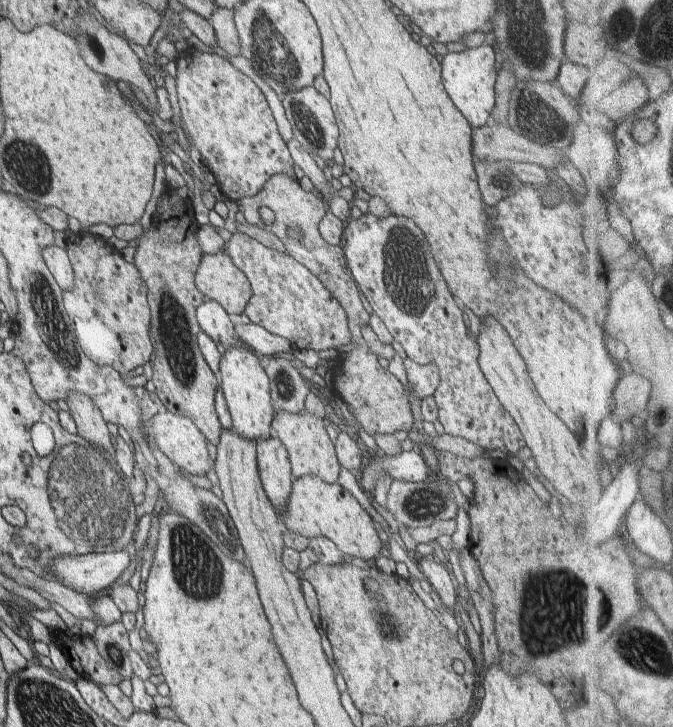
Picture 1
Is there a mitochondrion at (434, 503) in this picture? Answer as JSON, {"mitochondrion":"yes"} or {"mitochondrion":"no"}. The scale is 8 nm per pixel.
{"mitochondrion":"yes"}

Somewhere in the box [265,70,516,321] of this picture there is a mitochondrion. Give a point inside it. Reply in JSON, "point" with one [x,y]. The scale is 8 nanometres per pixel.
{"point":[405,278]}

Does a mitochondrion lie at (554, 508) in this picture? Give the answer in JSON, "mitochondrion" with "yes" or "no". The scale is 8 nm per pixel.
{"mitochondrion":"no"}

